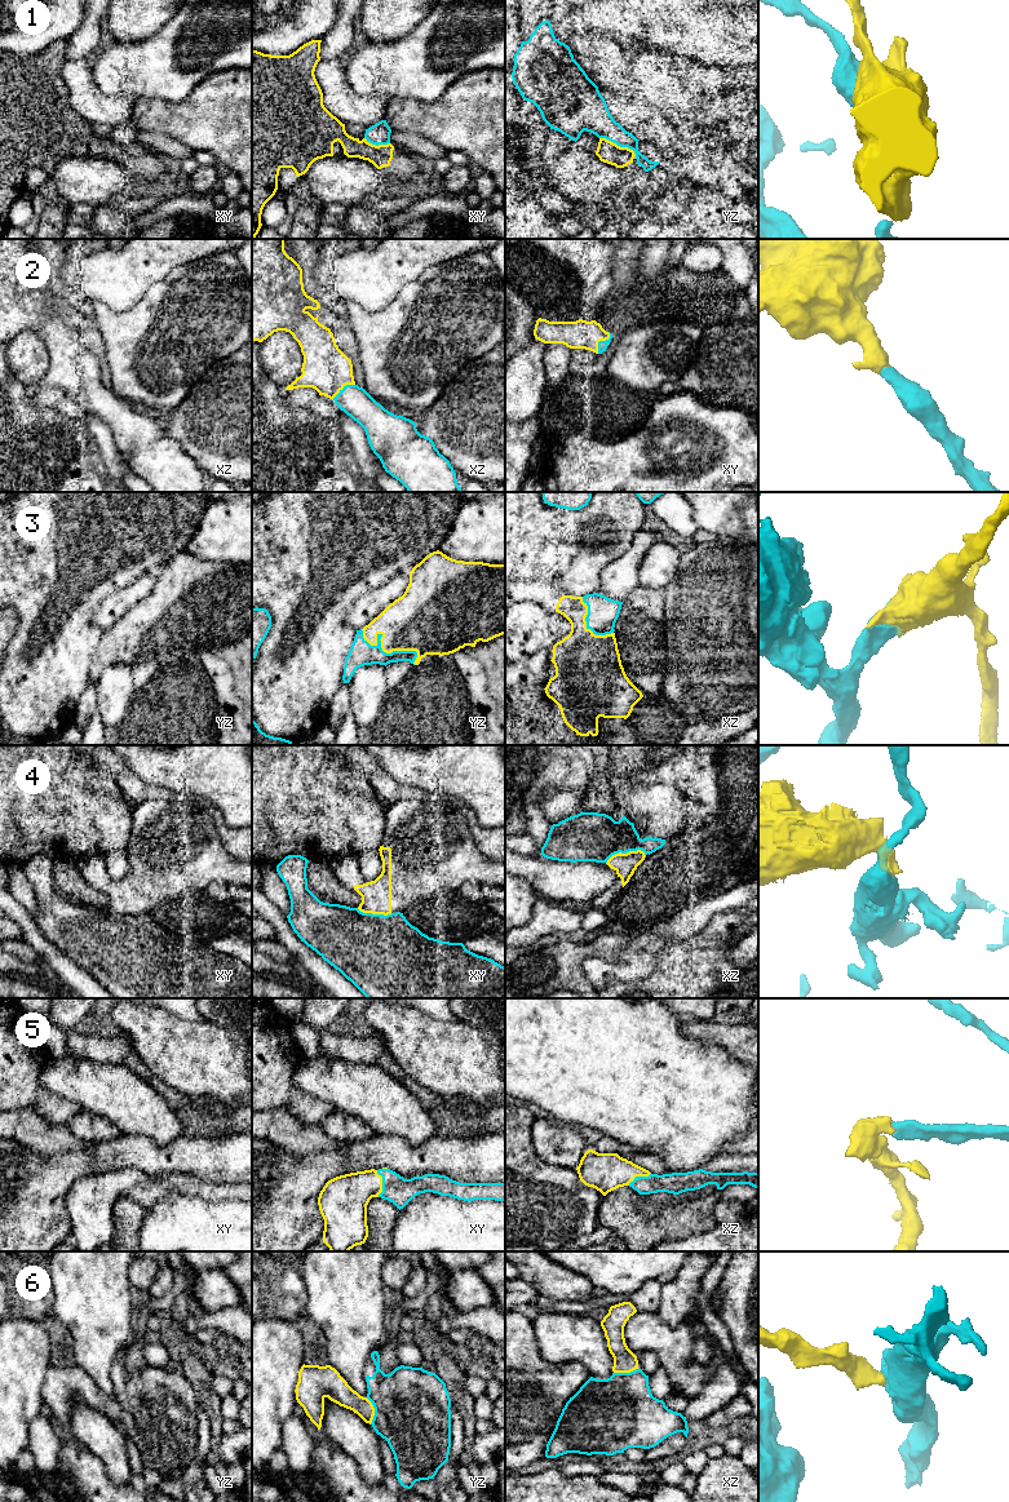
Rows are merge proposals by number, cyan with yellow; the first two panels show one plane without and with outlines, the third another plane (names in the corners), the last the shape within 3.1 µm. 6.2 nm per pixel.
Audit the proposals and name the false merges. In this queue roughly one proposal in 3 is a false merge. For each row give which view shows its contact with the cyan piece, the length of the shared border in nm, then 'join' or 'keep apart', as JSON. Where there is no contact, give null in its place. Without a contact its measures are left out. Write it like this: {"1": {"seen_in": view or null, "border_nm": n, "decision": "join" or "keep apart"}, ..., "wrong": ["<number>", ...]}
{"1": {"seen_in": "yz", "border_nm": 260, "decision": "keep apart"}, "2": {"seen_in": "xy", "border_nm": 150, "decision": "join"}, "3": {"seen_in": "yz", "border_nm": 400, "decision": "join"}, "4": {"seen_in": "xz", "border_nm": 260, "decision": "keep apart"}, "5": {"seen_in": "xy", "border_nm": 170, "decision": "join"}, "6": {"seen_in": "yz", "border_nm": 170, "decision": "join"}, "wrong": ["1", "4"]}

